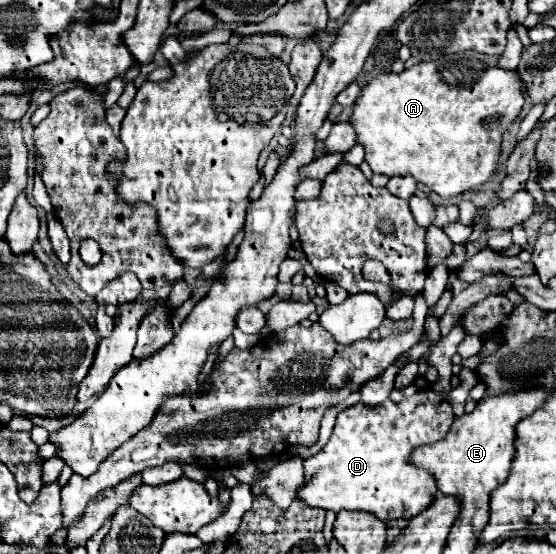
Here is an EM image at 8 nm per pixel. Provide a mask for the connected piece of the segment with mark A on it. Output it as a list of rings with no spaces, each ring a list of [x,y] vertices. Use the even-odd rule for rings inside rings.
[[[462,51],[440,57],[438,61],[416,63],[400,75],[380,73],[372,77],[360,89],[360,97],[350,115],[356,141],[364,147],[364,161],[370,165],[372,173],[388,177],[412,175],[416,183],[426,185],[438,196],[433,202],[435,205],[486,183],[496,173],[494,167],[500,157],[500,139],[524,105],[524,91],[518,73],[502,71],[496,63],[498,57]]]

